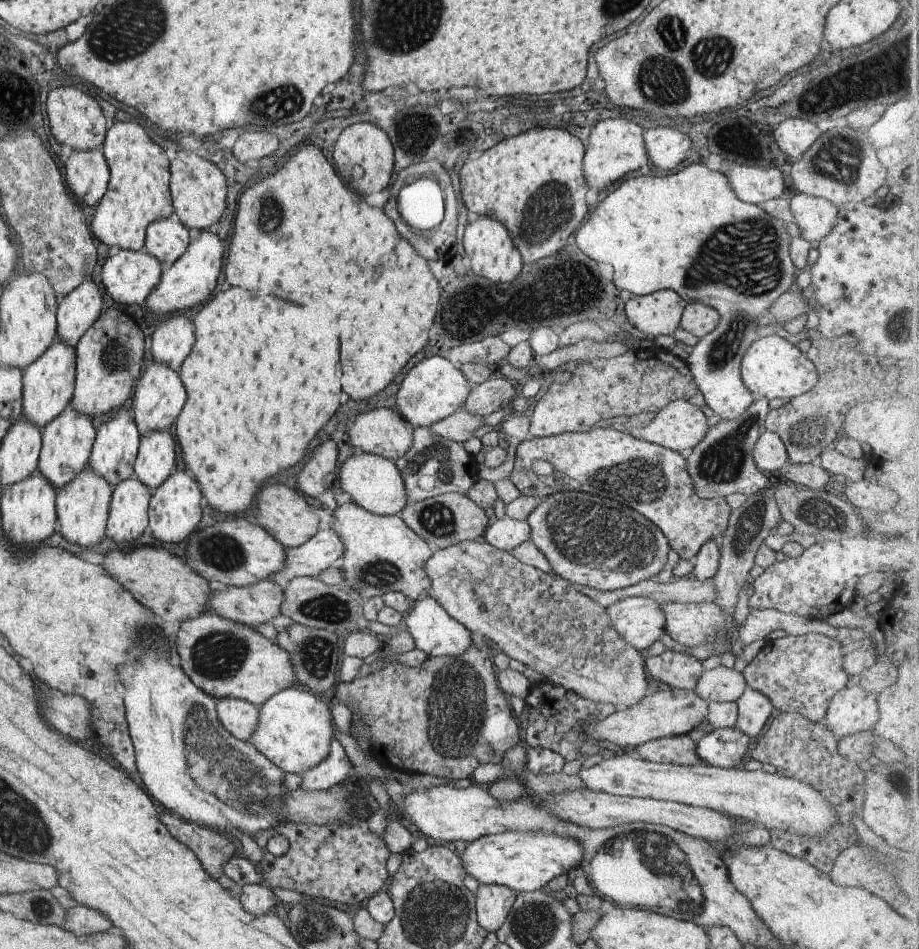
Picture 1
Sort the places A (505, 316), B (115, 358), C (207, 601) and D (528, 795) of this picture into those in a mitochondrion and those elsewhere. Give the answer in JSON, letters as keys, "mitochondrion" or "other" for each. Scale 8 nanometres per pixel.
{"A":"other","B":"mitochondrion","C":"other","D":"other"}

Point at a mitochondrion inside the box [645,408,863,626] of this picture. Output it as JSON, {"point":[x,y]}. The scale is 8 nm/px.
{"point":[724,461]}

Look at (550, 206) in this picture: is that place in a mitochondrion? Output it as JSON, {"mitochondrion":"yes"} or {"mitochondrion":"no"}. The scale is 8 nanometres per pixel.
{"mitochondrion":"yes"}

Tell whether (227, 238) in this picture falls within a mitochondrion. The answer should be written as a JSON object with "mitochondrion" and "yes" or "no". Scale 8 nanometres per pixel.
{"mitochondrion":"no"}

